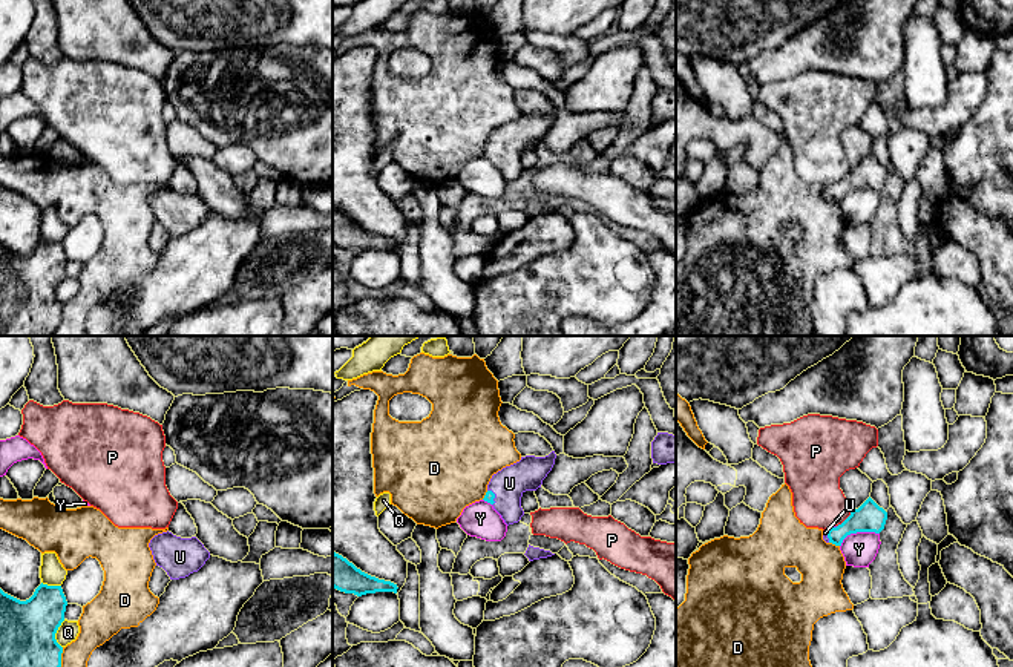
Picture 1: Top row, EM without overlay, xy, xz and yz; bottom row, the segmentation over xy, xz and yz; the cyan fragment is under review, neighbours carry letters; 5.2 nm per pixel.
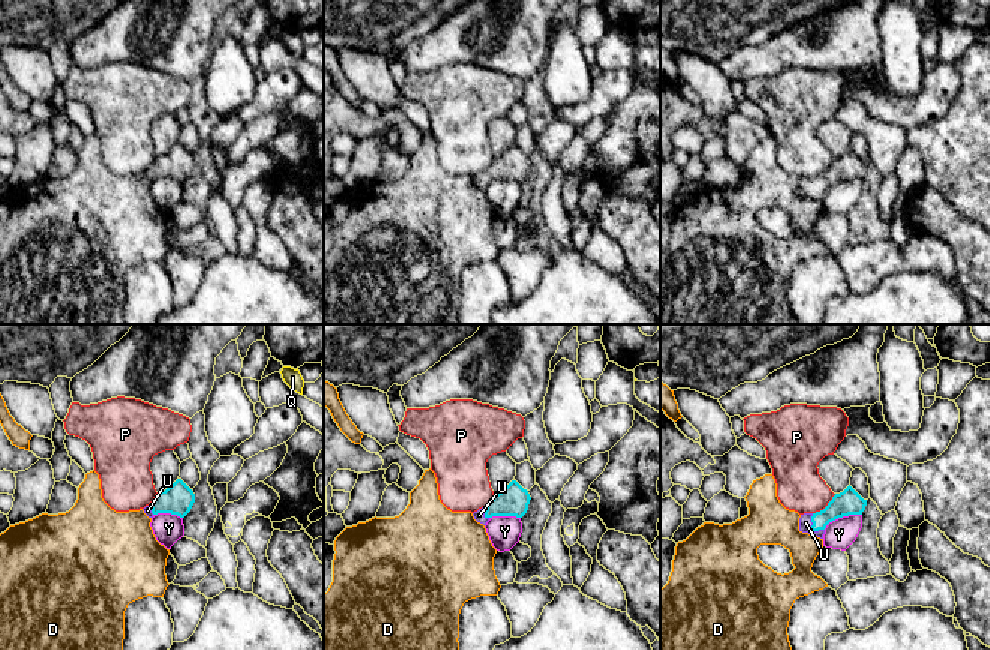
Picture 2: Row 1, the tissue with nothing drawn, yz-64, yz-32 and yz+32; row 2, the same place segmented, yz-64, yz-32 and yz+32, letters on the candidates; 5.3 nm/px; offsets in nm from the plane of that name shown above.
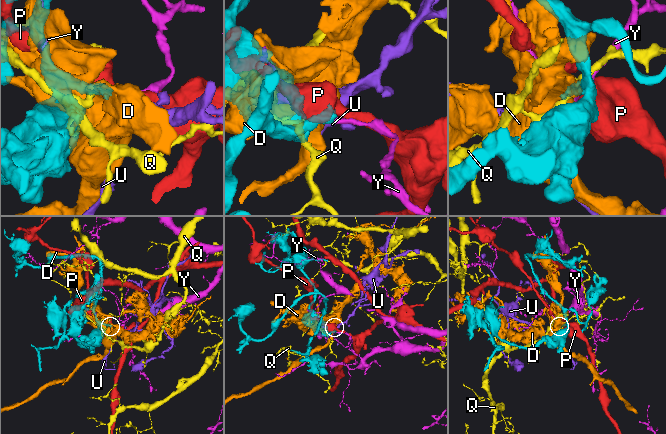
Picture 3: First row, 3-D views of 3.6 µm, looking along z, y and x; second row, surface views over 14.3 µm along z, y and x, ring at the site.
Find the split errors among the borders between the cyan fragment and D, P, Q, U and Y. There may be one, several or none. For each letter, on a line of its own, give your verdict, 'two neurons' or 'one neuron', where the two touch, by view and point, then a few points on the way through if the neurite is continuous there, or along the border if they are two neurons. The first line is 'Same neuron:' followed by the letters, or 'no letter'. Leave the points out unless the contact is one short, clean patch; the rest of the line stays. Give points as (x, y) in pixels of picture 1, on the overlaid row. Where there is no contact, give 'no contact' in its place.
Same neuron: U
D: two neurons | yz (834, 543)
P: two neurons | yz (846, 519) | along yz (852, 509), (837, 526)
Q: two neurons | xy (55, 632)
U: one neuron | xz (494, 497) | across xz (489, 496), (494, 497), (509, 483)
Y: two neurons | yz (857, 531) | along yz (878, 532), (851, 532), (840, 546)

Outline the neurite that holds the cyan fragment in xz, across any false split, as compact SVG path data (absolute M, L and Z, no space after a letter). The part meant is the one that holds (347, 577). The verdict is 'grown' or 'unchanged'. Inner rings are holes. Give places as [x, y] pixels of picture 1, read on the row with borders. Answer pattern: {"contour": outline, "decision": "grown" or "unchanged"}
{"contour": "M333 552L333 587L345 593L354 593L357 596L375 592L397 593L398 589L397 584L391 581L379 580L362 572L336 552Z", "decision": "unchanged"}

